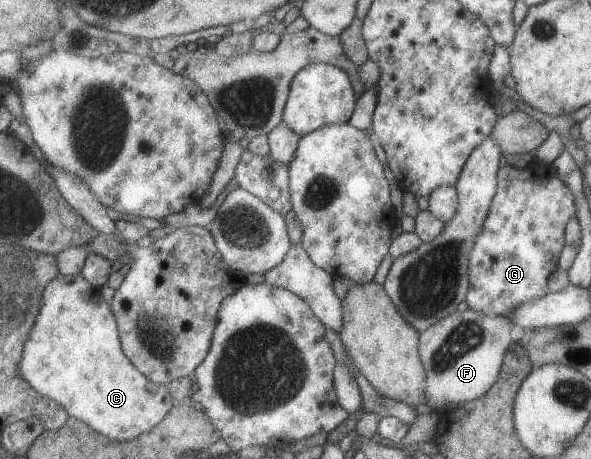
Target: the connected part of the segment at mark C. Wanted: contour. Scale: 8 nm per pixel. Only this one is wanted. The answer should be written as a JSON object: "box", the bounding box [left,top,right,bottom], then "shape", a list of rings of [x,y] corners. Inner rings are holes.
{"box":[20,273,177,442],"shape":[[[60,273],[49,286],[46,287],[45,294],[43,294],[44,304],[42,310],[39,312],[37,322],[35,322],[34,329],[31,330],[30,339],[25,345],[23,350],[22,362],[20,363],[20,370],[22,374],[27,378],[27,381],[37,390],[40,394],[54,399],[57,403],[60,403],[63,409],[69,412],[70,417],[76,417],[83,420],[89,428],[94,428],[100,434],[106,435],[108,438],[117,442],[125,442],[127,440],[134,440],[139,436],[147,433],[149,430],[153,430],[155,426],[158,426],[170,411],[177,405],[170,386],[157,385],[152,382],[142,371],[139,371],[138,367],[131,361],[131,358],[126,354],[126,351],[122,346],[122,339],[120,338],[120,329],[118,326],[118,319],[115,317],[114,311],[111,306],[101,295],[101,289],[91,283],[82,273],[74,276],[66,276]]]}

